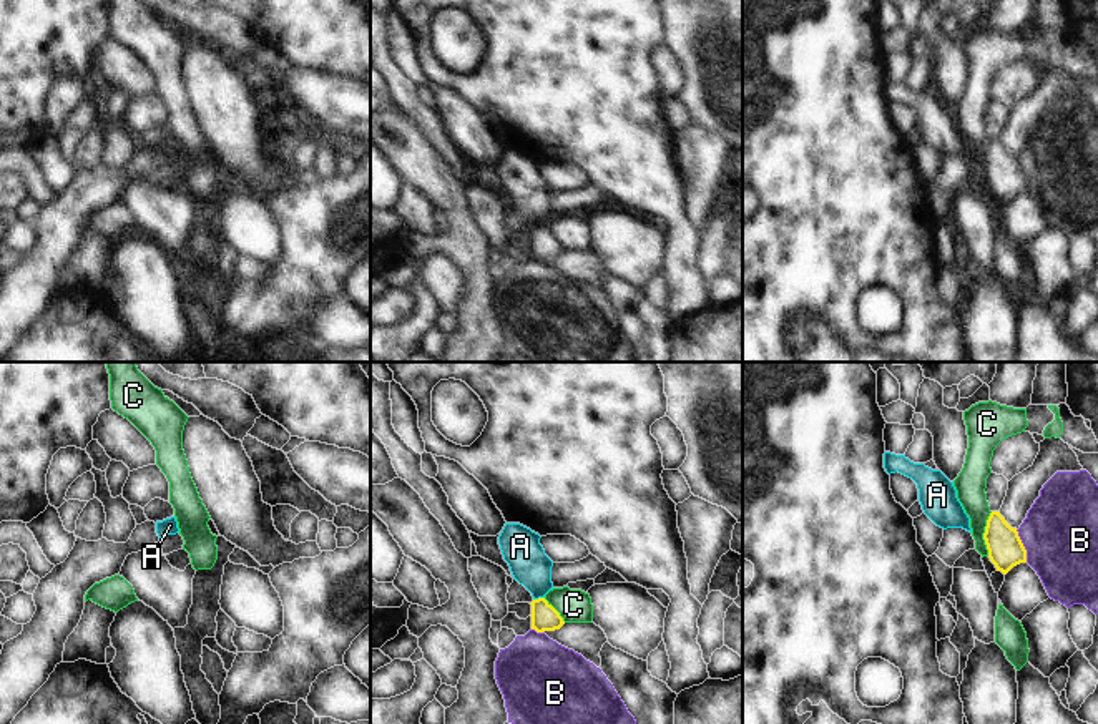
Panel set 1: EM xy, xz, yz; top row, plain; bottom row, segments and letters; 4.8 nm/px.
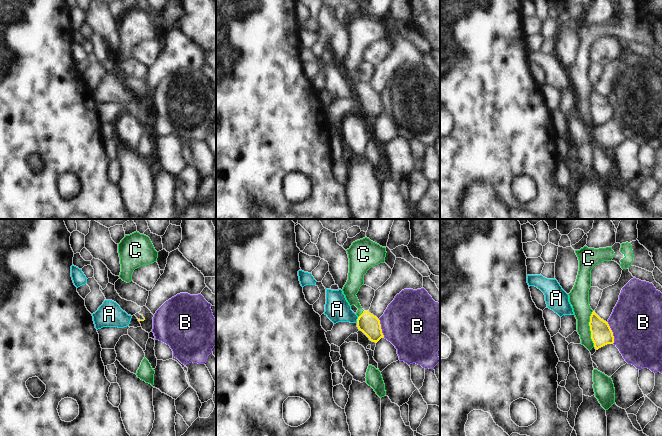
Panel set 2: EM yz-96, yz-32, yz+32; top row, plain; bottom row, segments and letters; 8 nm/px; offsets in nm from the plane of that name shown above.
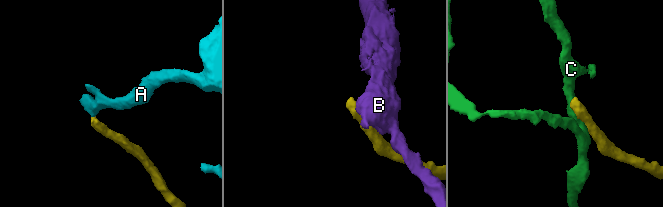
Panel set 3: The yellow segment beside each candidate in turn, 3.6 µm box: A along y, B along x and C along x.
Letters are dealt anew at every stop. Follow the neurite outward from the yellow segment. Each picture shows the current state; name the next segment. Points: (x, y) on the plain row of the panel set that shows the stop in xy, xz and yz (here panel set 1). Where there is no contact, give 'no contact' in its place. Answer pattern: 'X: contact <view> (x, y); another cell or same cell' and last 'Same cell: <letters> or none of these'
A: contact xz (539, 226); another cell
B: contact yz (1024, 175); another cell
C: contact yz (984, 161); another cell
Same cell: none of these

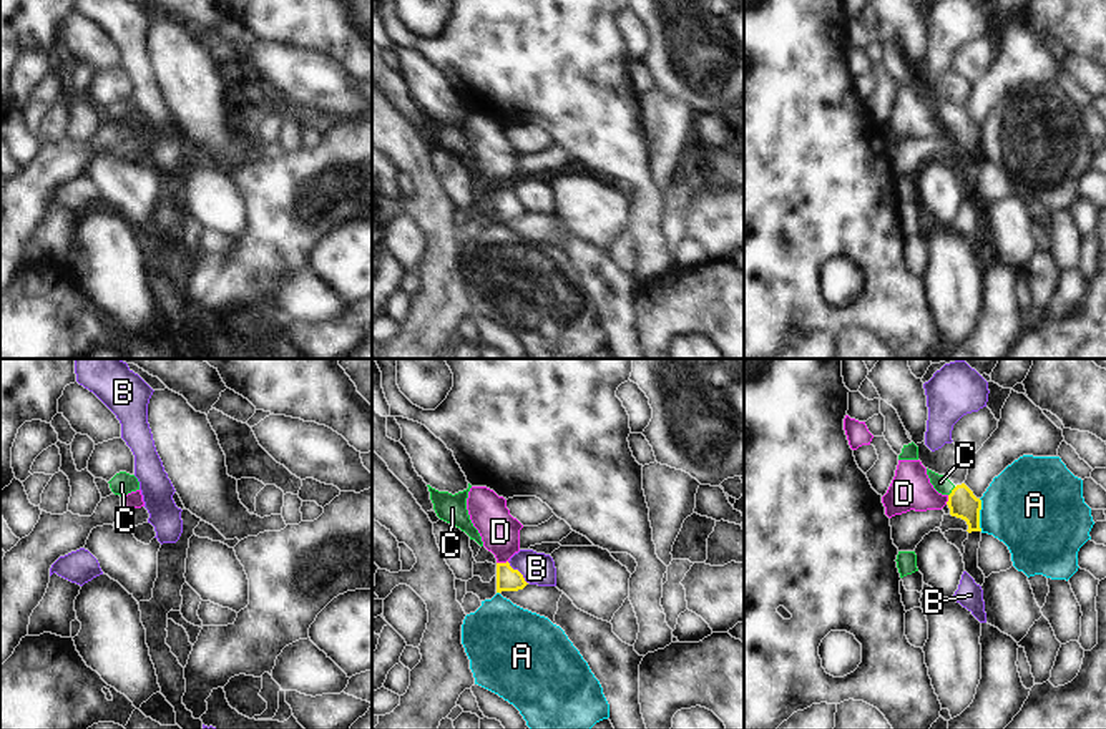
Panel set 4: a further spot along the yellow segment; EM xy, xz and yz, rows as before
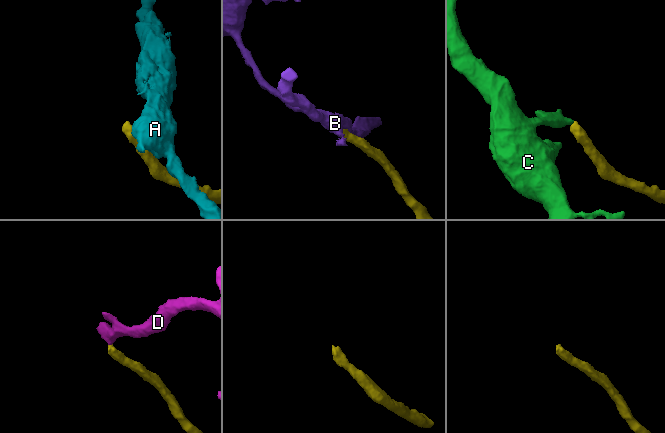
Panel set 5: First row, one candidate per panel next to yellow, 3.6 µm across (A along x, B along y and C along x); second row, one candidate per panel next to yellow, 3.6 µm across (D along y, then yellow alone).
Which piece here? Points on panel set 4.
A: contact yz (978, 143); another cell
B: contact xz (518, 200); another cell
C: contact yz (952, 120); same cell
D: contact xz (502, 191); another cell
Same cell: C

